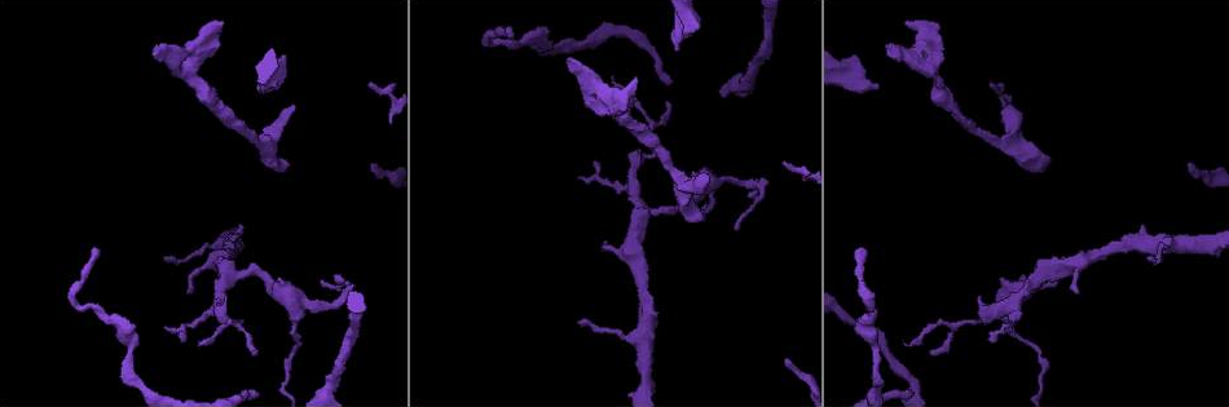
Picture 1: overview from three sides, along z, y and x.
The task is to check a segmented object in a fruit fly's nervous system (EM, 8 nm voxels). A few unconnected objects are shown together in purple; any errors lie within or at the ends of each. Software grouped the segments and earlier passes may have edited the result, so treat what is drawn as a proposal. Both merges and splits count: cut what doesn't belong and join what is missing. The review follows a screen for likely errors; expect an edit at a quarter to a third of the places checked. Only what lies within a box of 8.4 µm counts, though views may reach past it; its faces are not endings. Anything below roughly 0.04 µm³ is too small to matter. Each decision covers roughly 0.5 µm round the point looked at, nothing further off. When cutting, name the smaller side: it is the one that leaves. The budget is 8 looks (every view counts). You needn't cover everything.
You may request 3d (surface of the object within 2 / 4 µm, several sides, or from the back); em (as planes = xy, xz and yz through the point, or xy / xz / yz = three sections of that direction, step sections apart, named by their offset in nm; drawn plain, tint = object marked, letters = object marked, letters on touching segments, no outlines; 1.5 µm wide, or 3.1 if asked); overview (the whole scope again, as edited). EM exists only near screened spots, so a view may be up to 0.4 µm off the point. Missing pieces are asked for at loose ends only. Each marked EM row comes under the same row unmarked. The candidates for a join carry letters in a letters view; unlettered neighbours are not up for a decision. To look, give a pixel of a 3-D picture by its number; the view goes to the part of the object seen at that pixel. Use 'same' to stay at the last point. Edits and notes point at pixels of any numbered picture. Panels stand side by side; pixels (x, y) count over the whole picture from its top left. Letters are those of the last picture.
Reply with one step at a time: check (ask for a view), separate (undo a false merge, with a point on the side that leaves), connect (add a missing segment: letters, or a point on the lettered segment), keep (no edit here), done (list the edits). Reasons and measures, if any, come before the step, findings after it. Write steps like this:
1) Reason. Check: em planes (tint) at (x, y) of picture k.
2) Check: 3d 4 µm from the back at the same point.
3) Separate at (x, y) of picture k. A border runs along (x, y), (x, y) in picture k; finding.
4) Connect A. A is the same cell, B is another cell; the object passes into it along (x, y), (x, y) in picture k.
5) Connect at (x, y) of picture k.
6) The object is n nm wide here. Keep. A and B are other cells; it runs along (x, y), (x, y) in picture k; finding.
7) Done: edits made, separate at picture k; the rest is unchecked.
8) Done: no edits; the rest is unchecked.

Branch stops here. Check: em yz step 4 (tint) at (1076, 292) of picture 1.

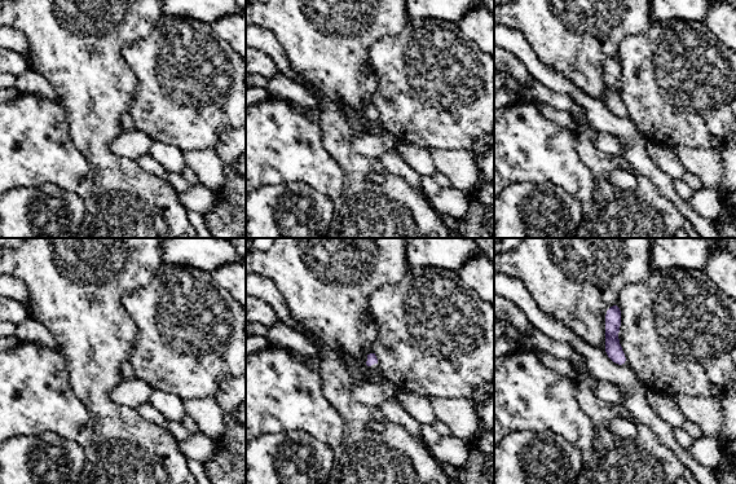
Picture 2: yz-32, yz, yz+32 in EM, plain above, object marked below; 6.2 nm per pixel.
Check: em xz step 8 (letters) at the same point.

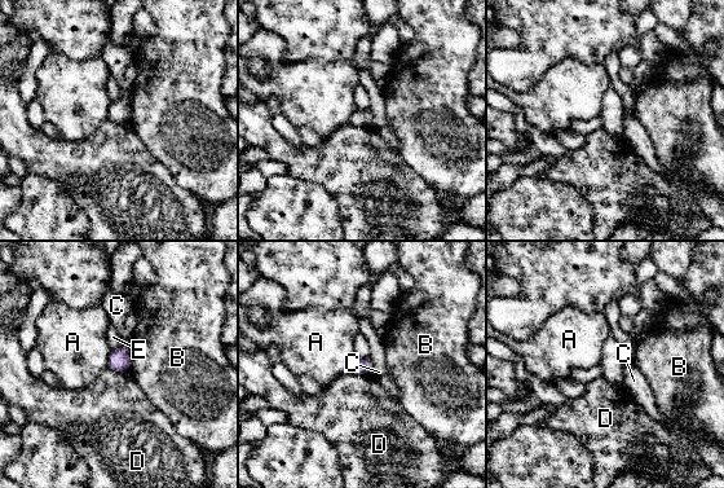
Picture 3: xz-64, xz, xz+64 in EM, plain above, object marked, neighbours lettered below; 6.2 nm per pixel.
Keep. A, B, C, D and E are other cells; a border runs along (369, 357), (357, 360) in picture 3; none of them fits.

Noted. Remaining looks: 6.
Free end. Check: em planes (tint) at (1150, 260) of picture 1.

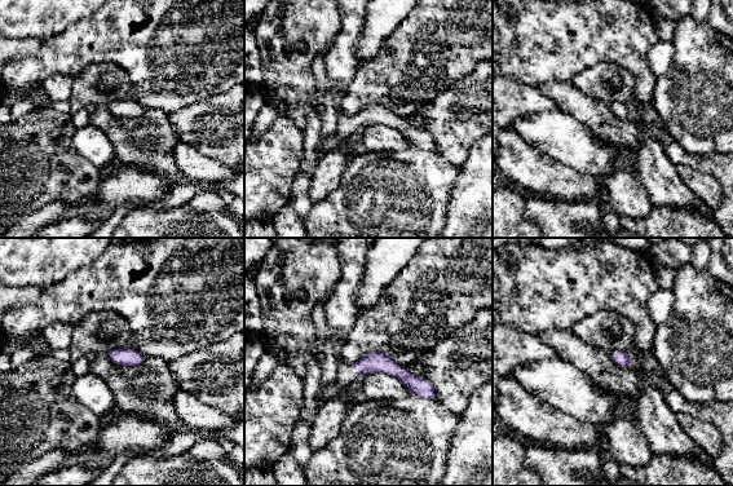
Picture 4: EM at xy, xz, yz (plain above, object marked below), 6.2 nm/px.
Check: em planes (letters) at the same point.

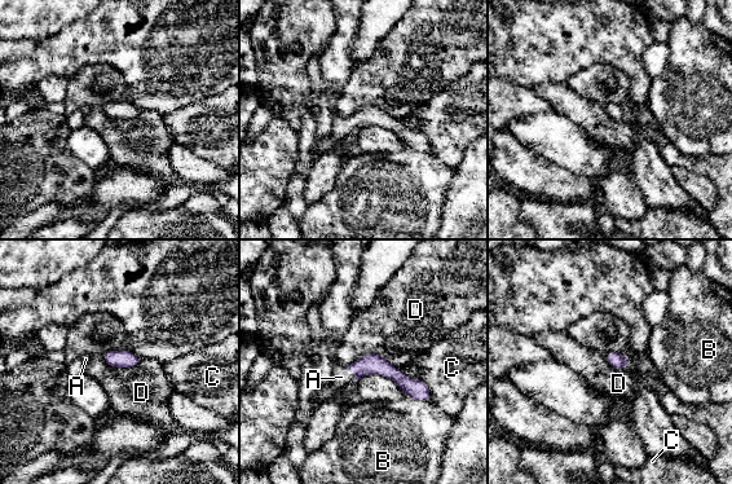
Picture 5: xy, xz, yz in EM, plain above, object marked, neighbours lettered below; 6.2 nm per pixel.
The object is 100 nm wide here. Keep. A, B, C and D are other cells; a border runs along (345, 365), (379, 353), (396, 368) in picture 5; no lettered segment goes on from it.

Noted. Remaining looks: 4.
Free end. Check: em planes (letters) at (886, 50) of picture 1.

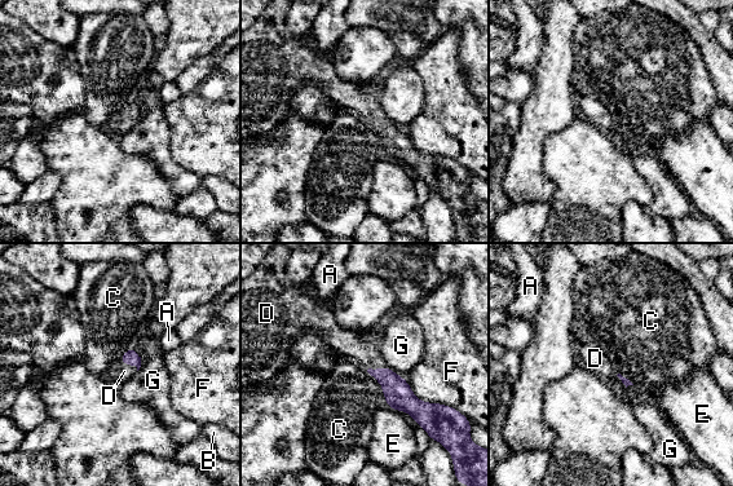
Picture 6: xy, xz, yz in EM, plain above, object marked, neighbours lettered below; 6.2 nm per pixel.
The longest contact is with F, 320 nm. Connect D. D is the same cell, A, B, C, E, F and G are other cells; the object passes into it along (129, 357), (129, 365), (124, 371) in picture 6; it goes on there.

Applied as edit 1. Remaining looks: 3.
Done: edits made, connect at picture 6; the rest is unchecked.

